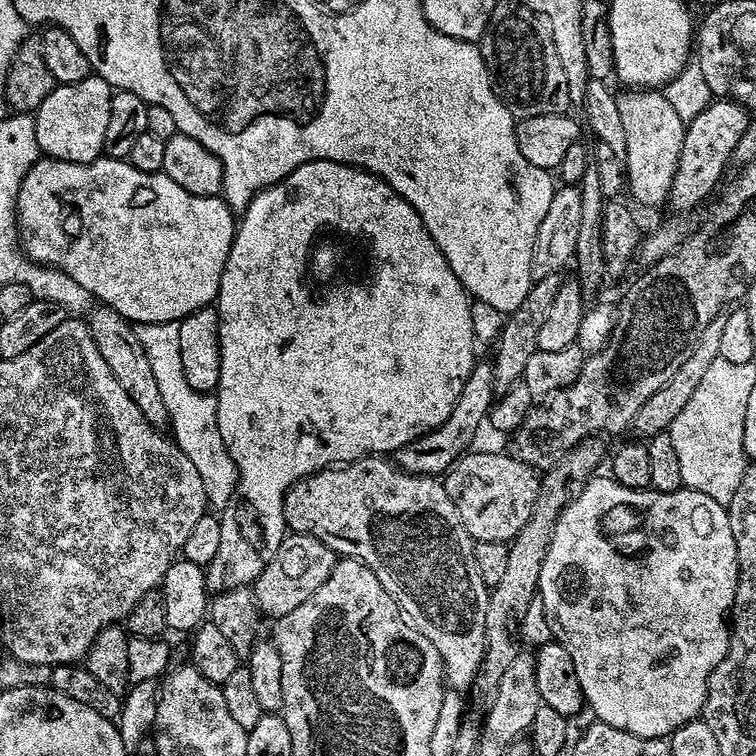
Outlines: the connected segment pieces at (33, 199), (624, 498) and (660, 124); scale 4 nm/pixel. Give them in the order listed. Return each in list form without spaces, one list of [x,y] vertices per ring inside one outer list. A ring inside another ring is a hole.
[[[51,158],[37,160],[36,165],[28,171],[22,186],[18,190],[16,222],[18,236],[29,261],[40,266],[59,268],[74,282],[78,282],[78,286],[85,288],[101,305],[114,309],[119,316],[124,317],[133,325],[174,323],[181,321],[185,316],[200,308],[209,307],[220,295],[222,274],[226,266],[226,258],[230,254],[234,235],[234,213],[220,196],[195,196],[186,190],[182,190],[182,186],[178,186],[178,182],[174,182],[163,172],[142,174],[142,170],[134,170],[134,166],[129,164],[127,160],[109,160],[107,158],[94,160],[90,164],[75,164],[74,162]]]
[[[600,474],[589,480],[588,485],[565,506],[563,514],[558,518],[550,538],[550,550],[546,552],[546,564],[542,566],[538,596],[541,601],[544,599],[544,608],[552,615],[555,639],[564,647],[566,654],[574,658],[574,670],[578,670],[578,682],[584,691],[587,707],[592,707],[596,715],[593,717],[601,724],[609,724],[635,736],[645,736],[651,740],[668,738],[686,722],[697,719],[703,713],[710,674],[728,653],[730,613],[740,573],[728,509],[714,502],[714,498],[706,498],[706,494],[691,490],[653,492],[627,488],[617,480],[604,476]]]
[[[624,90],[616,96],[618,114],[622,118],[622,130],[626,130],[626,184],[632,188],[632,196],[640,204],[652,208],[655,204],[663,205],[668,199],[668,191],[674,178],[676,163],[682,150],[686,122],[678,118],[674,106],[670,106],[667,95],[660,90]]]

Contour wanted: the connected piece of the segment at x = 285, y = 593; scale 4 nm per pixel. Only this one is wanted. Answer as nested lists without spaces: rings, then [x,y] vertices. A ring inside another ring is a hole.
[[[288,534],[278,546],[274,558],[262,570],[260,577],[254,582],[256,605],[260,607],[265,617],[279,618],[290,614],[294,606],[302,606],[326,578],[330,578],[332,568],[336,565],[338,557],[330,551],[318,538],[307,534]]]

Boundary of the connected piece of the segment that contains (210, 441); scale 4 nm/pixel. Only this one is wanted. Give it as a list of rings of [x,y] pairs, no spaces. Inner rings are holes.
[[[150,360],[150,370],[154,370],[162,402],[166,402],[171,439],[180,447],[182,454],[194,462],[194,470],[198,470],[198,478],[202,478],[205,501],[216,507],[213,509],[223,510],[234,494],[238,477],[236,461],[230,458],[222,442],[215,395],[191,388],[183,374],[181,360]]]

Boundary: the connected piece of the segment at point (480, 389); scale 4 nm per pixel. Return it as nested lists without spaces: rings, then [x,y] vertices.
[[[473,363],[470,374],[454,402],[454,410],[450,410],[450,418],[429,430],[425,436],[420,436],[417,440],[396,449],[394,453],[396,467],[415,476],[443,477],[444,473],[473,447],[472,439],[475,438],[480,423],[483,425],[492,411],[495,382],[496,369],[491,363]]]

